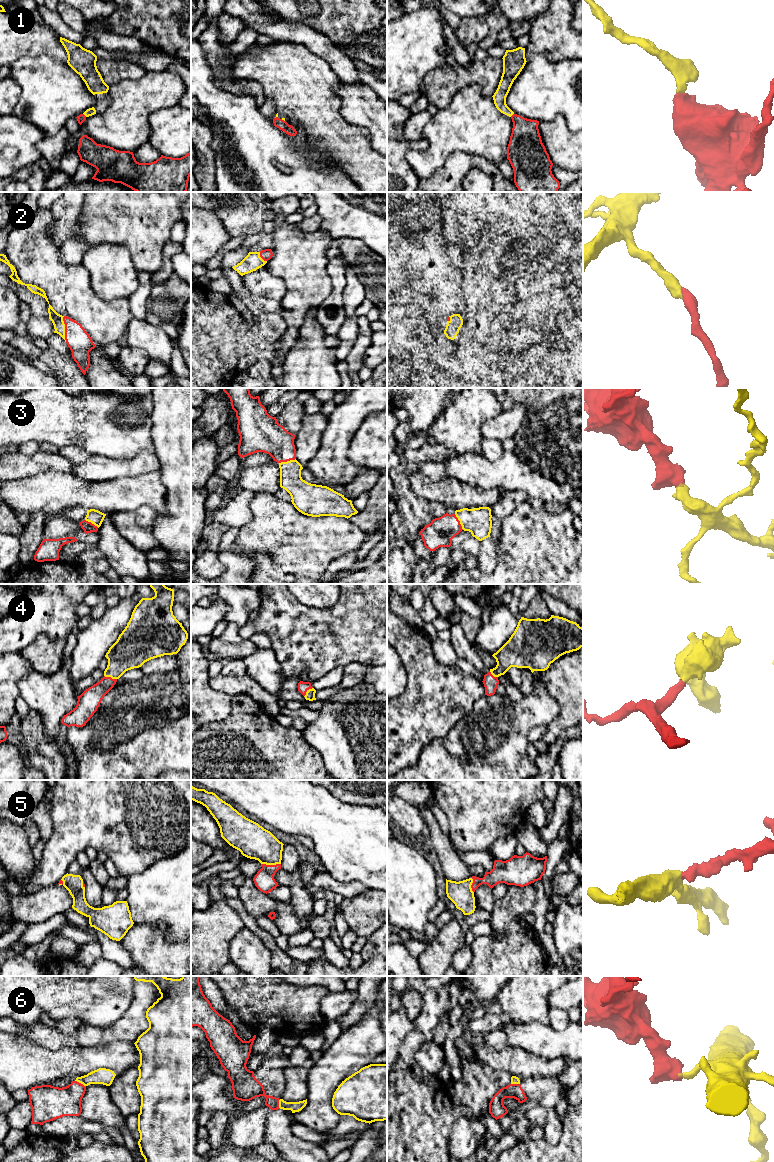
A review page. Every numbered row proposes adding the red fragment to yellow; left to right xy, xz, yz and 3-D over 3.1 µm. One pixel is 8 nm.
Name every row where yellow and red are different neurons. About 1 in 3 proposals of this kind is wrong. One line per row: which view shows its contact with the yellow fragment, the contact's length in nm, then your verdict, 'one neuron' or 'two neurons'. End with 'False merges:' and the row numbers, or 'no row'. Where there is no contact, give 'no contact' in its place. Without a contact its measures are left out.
1: xy | 40 nm | one neuron
2: xy | 200 nm | one neuron
3: xz | 140 nm | one neuron
4: xy | 110 nm | one neuron
5: xz | 150 nm | one neuron
6: xy | 100 nm | two neurons
False merges: 6

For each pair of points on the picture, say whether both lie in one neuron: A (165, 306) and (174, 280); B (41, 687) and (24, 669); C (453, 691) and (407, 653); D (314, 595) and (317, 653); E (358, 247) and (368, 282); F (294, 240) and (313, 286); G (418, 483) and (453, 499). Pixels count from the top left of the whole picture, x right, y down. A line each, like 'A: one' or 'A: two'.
A: one
B: two
C: one
D: two
E: one
F: one
G: one

